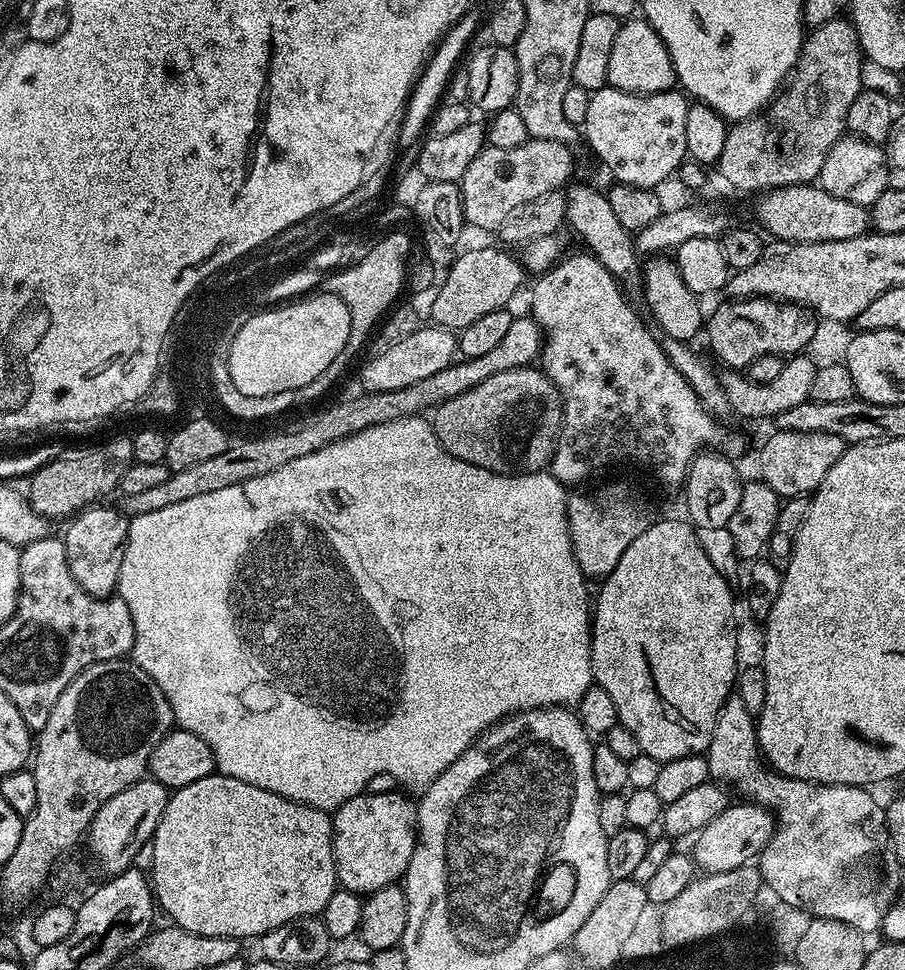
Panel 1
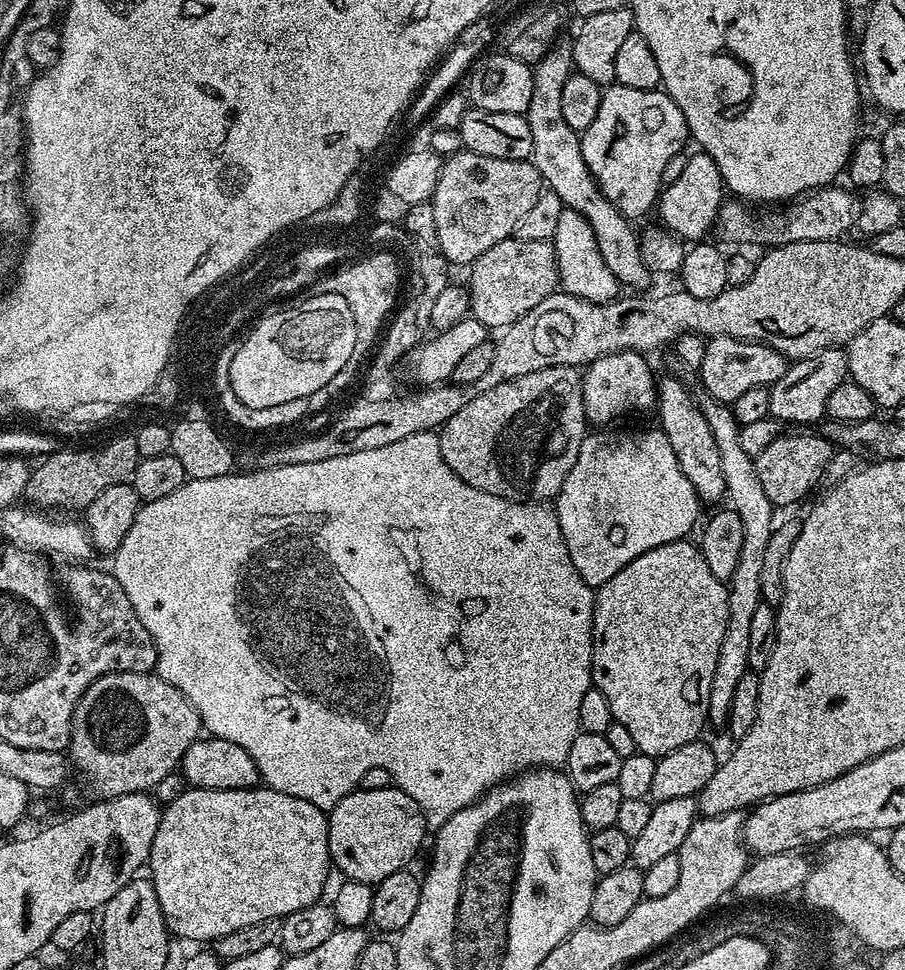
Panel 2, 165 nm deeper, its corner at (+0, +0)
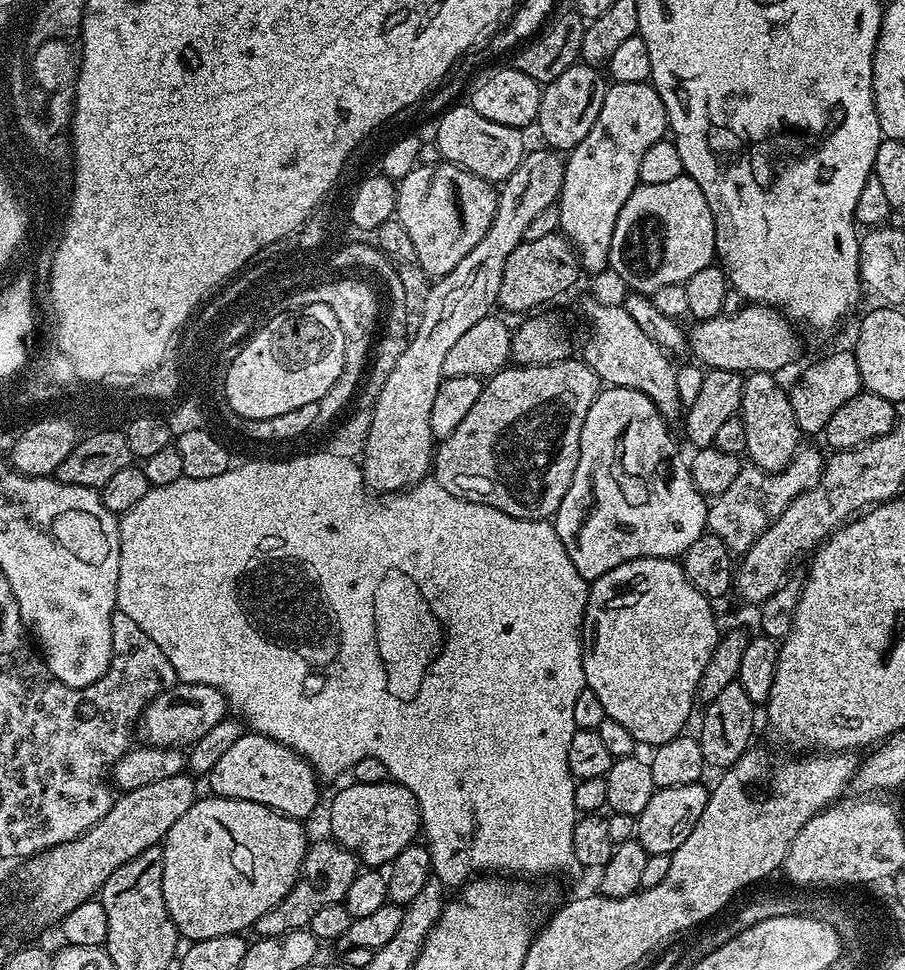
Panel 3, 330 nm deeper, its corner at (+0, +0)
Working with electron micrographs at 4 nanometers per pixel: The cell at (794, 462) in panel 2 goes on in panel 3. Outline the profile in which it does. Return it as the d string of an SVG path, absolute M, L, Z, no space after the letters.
M749 372L740 399L739 417L746 426L747 459L764 472L781 472L802 447L802 433L790 410L788 388L775 384L771 372Z

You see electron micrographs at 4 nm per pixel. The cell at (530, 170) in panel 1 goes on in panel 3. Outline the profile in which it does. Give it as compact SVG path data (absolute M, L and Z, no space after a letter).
M447 162L419 165L399 179L394 216L406 226L414 242L416 264L424 274L444 276L482 242L482 234L494 222L497 195L489 181Z

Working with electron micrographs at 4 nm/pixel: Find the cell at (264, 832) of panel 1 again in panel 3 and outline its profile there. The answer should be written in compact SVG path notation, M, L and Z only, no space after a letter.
M205 795L170 826L162 847L162 894L185 941L247 933L294 886L310 847L301 821L258 802Z

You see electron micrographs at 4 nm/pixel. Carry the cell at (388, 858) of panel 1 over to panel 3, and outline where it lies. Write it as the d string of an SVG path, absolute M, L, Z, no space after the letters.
M352 782L349 785L349 788L342 789L333 798L332 805L328 808L328 824L332 827L331 839L341 844L346 850L353 852L361 865L372 870L383 869L391 865L392 859L402 854L402 850L406 850L406 846L410 846L421 835L420 803L414 798L414 794L410 794L410 790L406 790L406 786L395 782L383 784Z

